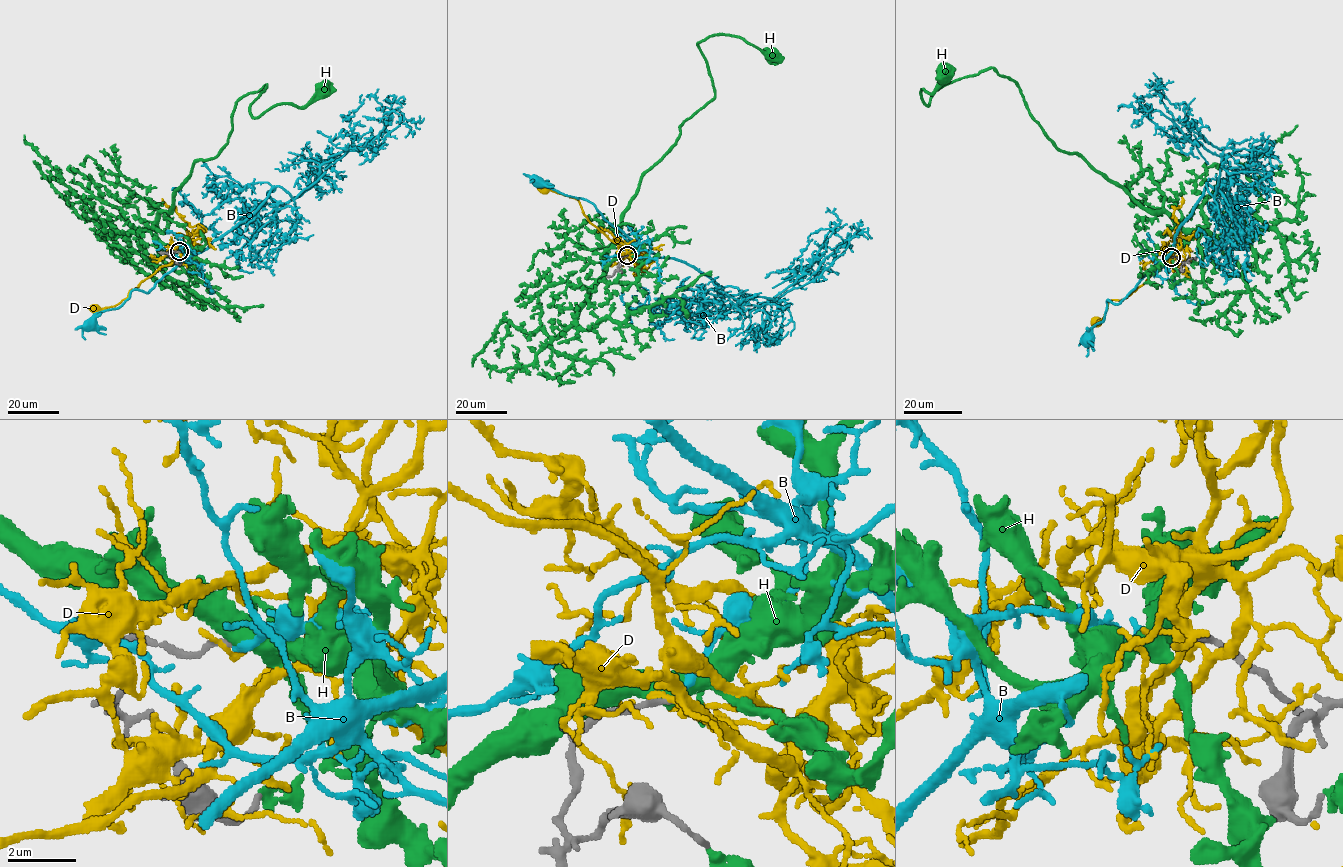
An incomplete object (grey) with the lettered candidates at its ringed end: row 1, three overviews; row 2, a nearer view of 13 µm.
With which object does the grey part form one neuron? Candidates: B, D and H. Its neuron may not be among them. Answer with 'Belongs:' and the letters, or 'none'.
Belongs: B

